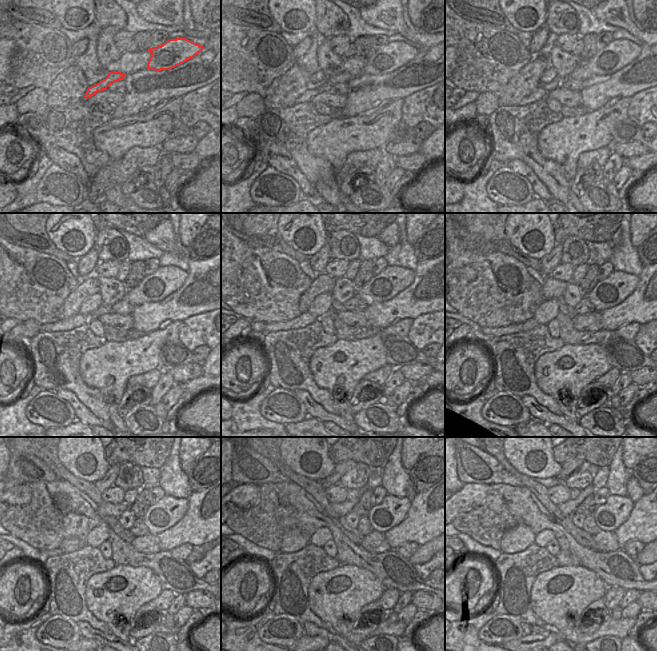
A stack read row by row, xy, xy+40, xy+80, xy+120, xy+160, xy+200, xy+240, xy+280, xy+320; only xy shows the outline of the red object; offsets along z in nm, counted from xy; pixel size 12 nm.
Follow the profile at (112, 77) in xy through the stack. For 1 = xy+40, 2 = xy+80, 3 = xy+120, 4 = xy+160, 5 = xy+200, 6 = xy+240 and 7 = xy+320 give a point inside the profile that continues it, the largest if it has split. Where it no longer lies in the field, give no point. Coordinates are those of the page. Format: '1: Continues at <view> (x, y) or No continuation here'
1: Continues at xy+40 (309, 95)
2: Continues at xy+80 (617, 54)
3: Continues at xy+120 (166, 280)
4: Continues at xy+160 (392, 280)
5: Continues at xy+200 (611, 291)
6: Continues at xy+240 (164, 514)
7: Continues at xy+320 (615, 511).

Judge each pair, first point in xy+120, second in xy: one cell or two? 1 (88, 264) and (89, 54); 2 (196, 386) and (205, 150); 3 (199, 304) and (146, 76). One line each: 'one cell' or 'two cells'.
1: two cells
2: two cells
3: one cell

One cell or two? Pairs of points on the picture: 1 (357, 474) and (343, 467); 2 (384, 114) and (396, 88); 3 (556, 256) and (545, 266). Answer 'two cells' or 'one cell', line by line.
1: two cells
2: two cells
3: one cell

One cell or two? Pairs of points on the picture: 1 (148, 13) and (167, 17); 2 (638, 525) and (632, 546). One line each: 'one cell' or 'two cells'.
1: one cell
2: two cells

